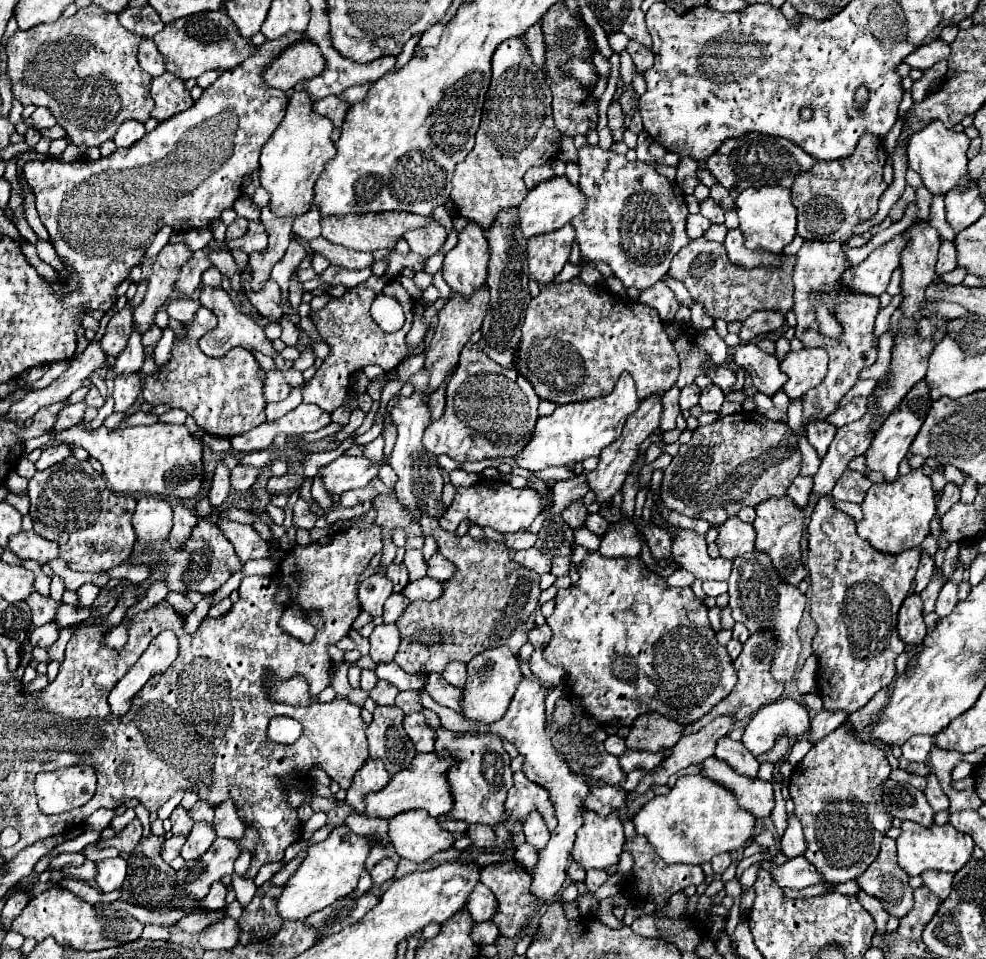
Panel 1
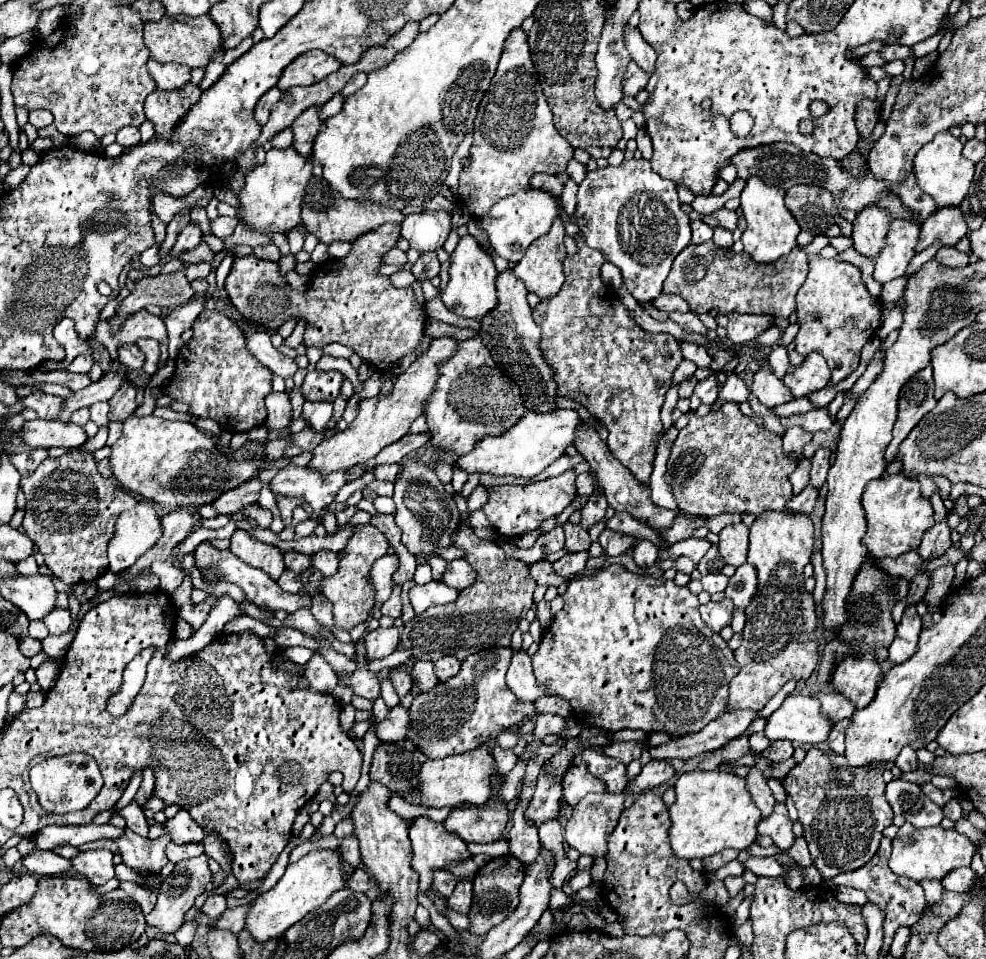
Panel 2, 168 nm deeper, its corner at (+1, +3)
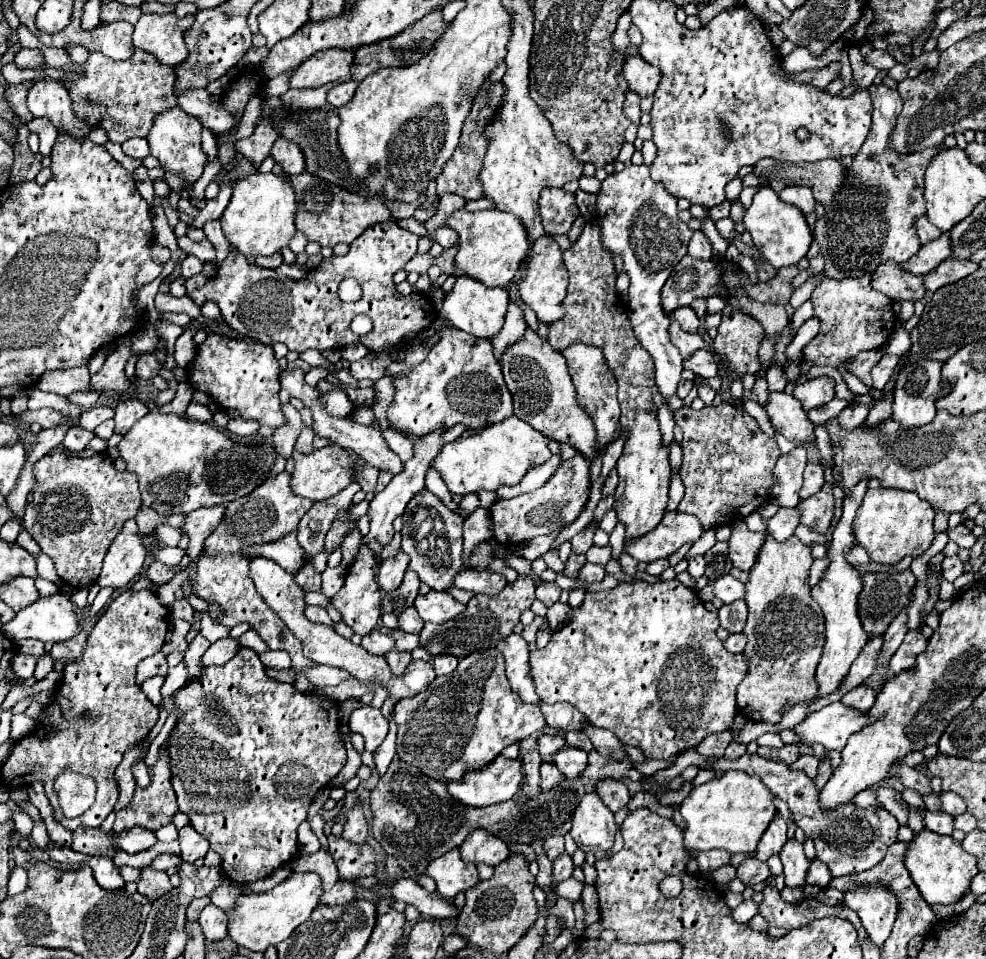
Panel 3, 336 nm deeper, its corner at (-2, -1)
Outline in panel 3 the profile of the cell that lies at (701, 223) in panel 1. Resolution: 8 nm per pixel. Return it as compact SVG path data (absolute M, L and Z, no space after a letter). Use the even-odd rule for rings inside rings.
M695 231L693 237L691 237L691 243L689 243L689 253L693 259L711 259L711 245L709 245L709 239L701 233L701 231Z

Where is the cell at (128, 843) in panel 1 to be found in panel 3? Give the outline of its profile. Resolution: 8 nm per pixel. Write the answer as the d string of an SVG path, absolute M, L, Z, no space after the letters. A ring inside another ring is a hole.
M141 869L141 881L137 883L139 885L139 893L145 895L149 901L155 901L159 899L161 895L165 895L167 891L173 889L173 885L169 883L169 875L165 871L155 871L155 869Z

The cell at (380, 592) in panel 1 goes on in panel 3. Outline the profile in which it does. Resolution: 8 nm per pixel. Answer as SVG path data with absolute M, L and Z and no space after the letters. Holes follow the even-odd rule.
M399 549L393 557L387 557L381 561L379 573L377 573L377 583L383 591L393 591L401 585L403 575L407 571L409 565L409 557L403 553L403 549Z

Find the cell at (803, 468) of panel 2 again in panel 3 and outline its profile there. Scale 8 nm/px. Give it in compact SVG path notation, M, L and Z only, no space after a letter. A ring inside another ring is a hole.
M807 463L805 473L803 473L803 487L799 491L799 497L807 499L807 497L815 495L823 487L823 483L825 483L823 467L817 465L817 463Z

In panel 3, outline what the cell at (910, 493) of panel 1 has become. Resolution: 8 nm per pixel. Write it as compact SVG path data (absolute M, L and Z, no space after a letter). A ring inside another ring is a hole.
M869 489L865 493L863 505L857 511L853 523L853 535L859 545L865 547L871 561L881 565L895 565L905 555L921 555L931 545L935 531L933 531L935 511L929 507L927 501L919 499L911 491L901 489Z

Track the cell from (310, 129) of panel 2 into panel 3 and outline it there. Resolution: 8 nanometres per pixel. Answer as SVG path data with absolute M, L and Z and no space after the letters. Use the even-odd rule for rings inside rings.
M277 139L273 149L271 149L271 159L275 163L281 165L283 173L291 173L291 175L299 175L305 171L305 163L303 163L303 153L299 151L299 147L291 141L285 139Z

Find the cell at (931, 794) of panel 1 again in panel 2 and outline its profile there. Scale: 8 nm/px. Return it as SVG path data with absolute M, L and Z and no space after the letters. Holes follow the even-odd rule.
M950 799L946 805L944 805L944 817L948 817L948 819L952 819L952 821L956 821L956 819L962 819L964 817L964 811L962 811L962 807L960 807L960 801L958 799Z

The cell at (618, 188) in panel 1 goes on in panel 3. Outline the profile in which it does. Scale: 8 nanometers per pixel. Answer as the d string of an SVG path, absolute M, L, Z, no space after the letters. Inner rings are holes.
M629 165L621 173L613 173L603 181L597 195L597 221L603 233L603 247L611 253L619 253L625 259L625 271L631 277L629 285L629 319L639 343L649 351L655 361L655 383L659 387L665 405L657 409L657 423L663 435L663 443L673 443L673 411L667 409L667 401L675 395L681 381L683 357L671 345L667 327L669 315L661 309L661 287L671 275L673 267L687 255L687 245L693 231L677 217L677 199L665 191L665 187L651 179L647 165Z

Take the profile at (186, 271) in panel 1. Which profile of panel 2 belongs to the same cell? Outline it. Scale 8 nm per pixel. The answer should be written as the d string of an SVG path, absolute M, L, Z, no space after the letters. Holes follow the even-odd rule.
M182 263L182 267L178 271L168 273L168 275L156 275L156 277L140 279L138 285L136 285L136 291L130 293L120 303L114 317L108 319L112 335L116 335L116 331L120 331L124 321L132 313L144 309L150 303L160 305L164 309L174 309L174 307L180 307L180 305L188 303L196 295L190 281L188 281L188 277L186 277L188 265L190 263Z

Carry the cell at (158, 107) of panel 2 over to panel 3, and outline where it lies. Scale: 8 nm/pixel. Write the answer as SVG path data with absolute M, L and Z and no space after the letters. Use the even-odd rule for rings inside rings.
M173 107L161 115L155 117L155 125L147 137L149 141L149 153L159 161L159 165L175 175L183 175L185 187L191 191L195 181L203 175L203 167L207 161L207 155L201 151L201 131L203 127L199 121L179 107Z

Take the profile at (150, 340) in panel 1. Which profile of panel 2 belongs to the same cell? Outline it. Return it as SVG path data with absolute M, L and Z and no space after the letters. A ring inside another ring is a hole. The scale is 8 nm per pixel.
M138 339L136 345L146 355L146 361L144 361L144 367L142 369L148 375L152 375L158 369L158 363L160 363L160 343L156 343L154 339Z

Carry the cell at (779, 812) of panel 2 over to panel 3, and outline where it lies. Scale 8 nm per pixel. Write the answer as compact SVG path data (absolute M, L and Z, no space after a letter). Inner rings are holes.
M789 839L783 845L781 851L781 861L783 861L783 875L785 875L785 885L787 887L803 887L805 885L805 877L809 871L809 861L803 853L803 845L795 839Z

